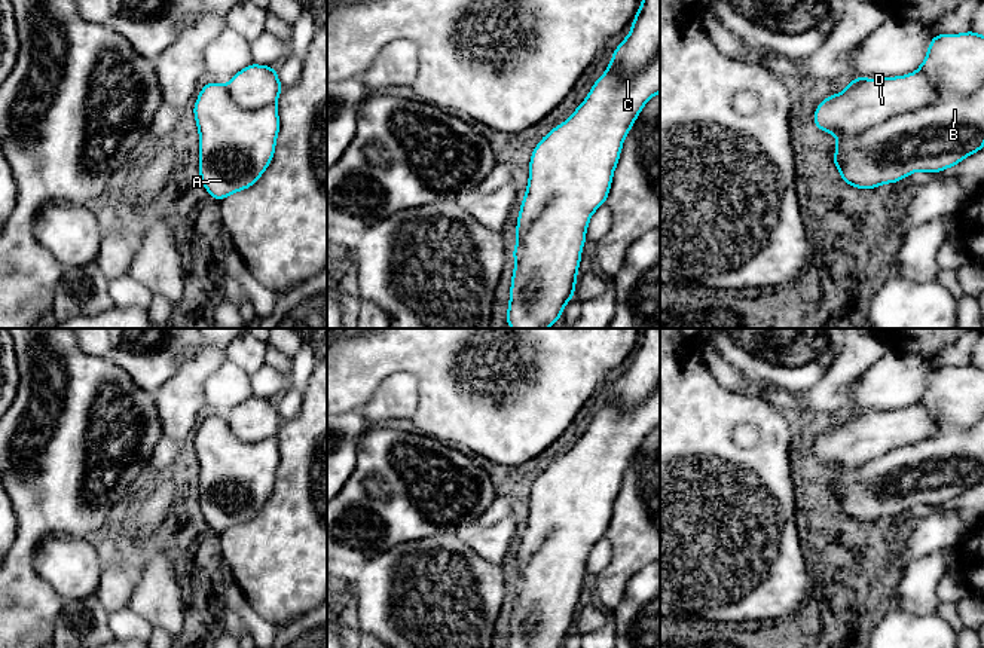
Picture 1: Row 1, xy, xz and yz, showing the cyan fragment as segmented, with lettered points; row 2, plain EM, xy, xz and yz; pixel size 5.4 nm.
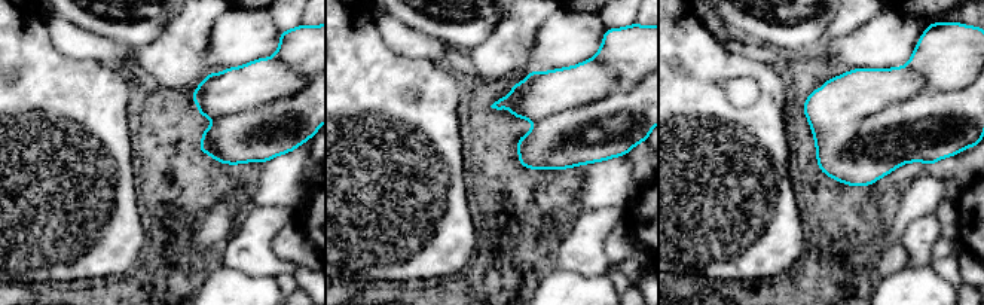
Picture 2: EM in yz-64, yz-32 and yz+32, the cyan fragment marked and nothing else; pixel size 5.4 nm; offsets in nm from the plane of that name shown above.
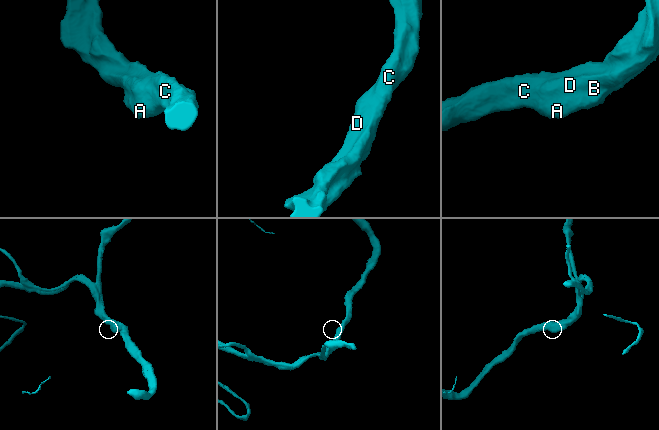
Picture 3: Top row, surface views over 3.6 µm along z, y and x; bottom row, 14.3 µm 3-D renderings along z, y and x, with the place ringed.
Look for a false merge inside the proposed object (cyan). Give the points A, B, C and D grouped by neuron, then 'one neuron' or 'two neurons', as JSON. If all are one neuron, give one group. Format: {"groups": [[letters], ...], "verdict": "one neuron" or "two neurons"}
{"groups": [["A", "B", "C", "D"]], "verdict": "one neuron"}

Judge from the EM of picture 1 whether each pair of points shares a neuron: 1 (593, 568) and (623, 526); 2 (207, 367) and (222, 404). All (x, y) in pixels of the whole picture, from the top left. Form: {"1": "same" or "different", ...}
{"1": "different", "2": "different"}

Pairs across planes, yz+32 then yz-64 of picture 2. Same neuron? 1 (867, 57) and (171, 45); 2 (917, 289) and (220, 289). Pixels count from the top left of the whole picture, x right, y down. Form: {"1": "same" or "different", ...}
{"1": "different", "2": "same"}

